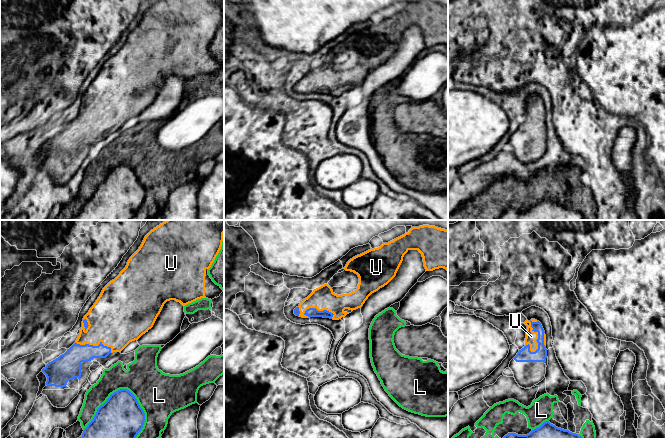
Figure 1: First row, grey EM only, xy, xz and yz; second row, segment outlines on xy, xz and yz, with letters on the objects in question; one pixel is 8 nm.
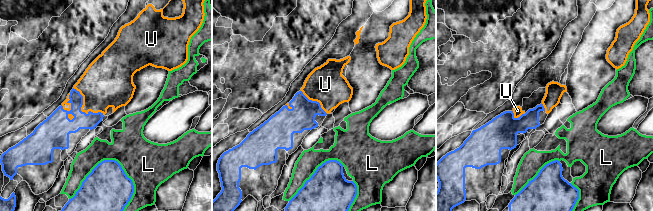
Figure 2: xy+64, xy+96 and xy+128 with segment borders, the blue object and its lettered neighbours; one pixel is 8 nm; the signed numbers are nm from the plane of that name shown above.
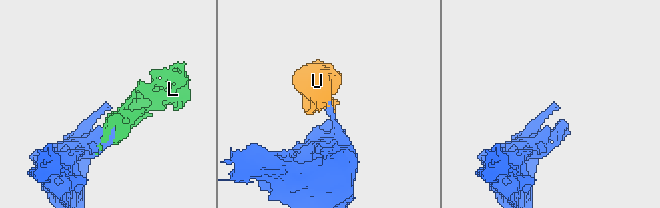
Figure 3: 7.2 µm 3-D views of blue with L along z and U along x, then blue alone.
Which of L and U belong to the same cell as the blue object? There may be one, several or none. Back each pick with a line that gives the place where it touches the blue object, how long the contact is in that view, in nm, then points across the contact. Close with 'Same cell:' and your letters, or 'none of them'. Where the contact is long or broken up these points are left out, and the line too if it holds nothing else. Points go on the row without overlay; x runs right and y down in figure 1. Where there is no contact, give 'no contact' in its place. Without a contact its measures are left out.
U: meets blue in yz at (538, 112); contact 260 nm long; runs through yz (524, 131), (537, 124), (538, 112), (531, 112)
Same cell: U

